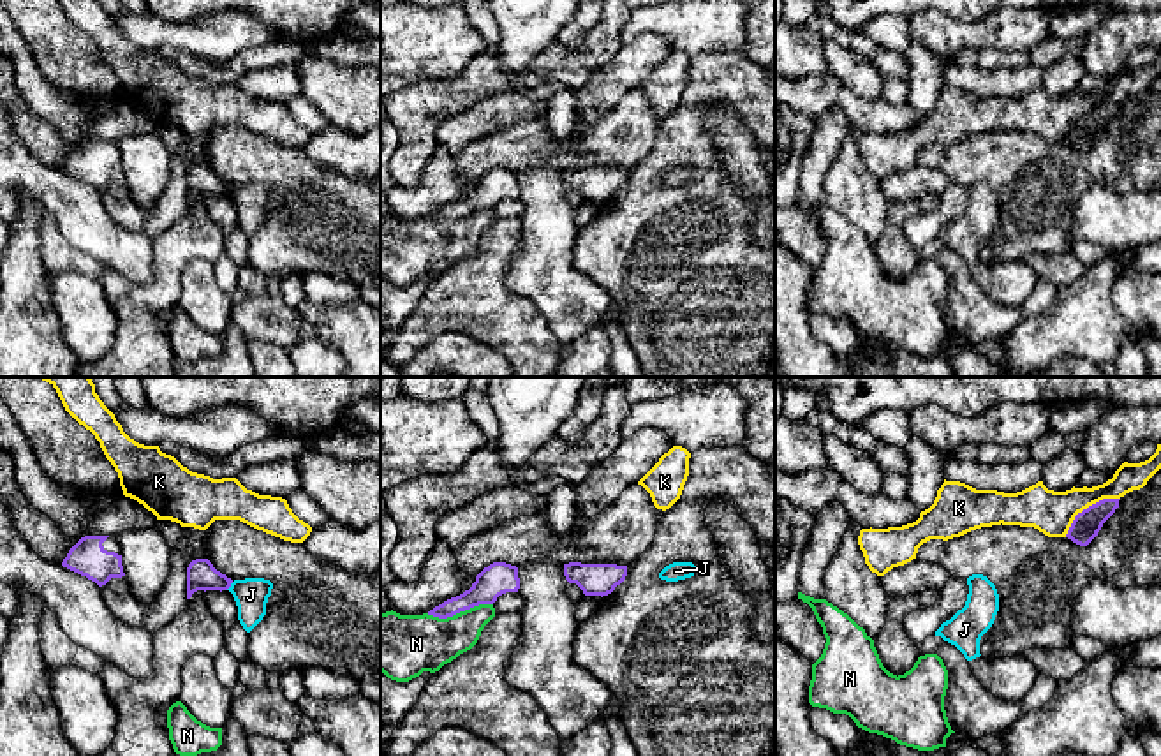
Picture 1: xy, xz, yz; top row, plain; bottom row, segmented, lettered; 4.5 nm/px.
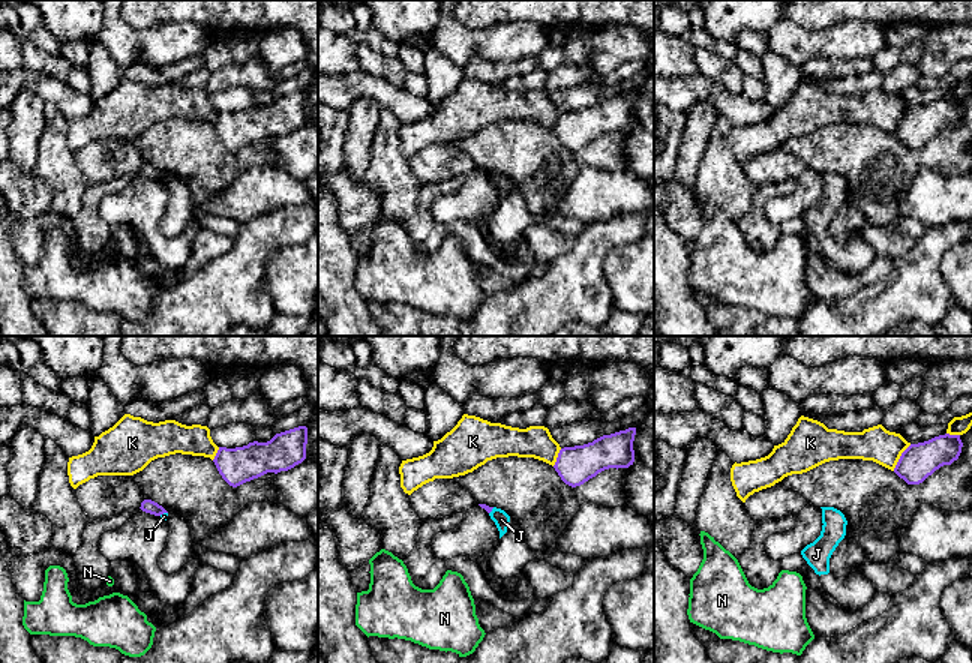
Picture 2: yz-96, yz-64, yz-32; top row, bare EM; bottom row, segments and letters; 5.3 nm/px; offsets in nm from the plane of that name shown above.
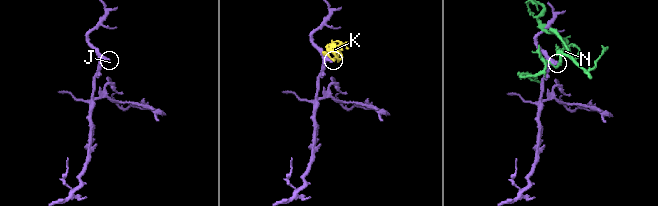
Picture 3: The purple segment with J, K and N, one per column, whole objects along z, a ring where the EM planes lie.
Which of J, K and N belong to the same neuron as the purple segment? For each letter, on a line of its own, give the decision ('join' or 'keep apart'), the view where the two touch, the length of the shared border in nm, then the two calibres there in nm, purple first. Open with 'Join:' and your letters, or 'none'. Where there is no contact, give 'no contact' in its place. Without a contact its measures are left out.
Join: none
J: keep apart; contact in xy; length 50 nm; calibres 140 and 160 nm
K: keep apart; contact in yz; length 320 nm; calibres 130 and 200 nm
N: keep apart; contact in xz; length 300 nm; calibres 150 and 260 nm

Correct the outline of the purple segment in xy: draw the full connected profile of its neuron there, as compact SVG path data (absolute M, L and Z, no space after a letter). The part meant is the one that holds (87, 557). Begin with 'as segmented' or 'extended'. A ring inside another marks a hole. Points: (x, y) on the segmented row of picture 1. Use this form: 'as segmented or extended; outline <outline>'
extended; outline M85 536L69 550L62 566L102 587L111 578L125 576L120 553L115 536Z

